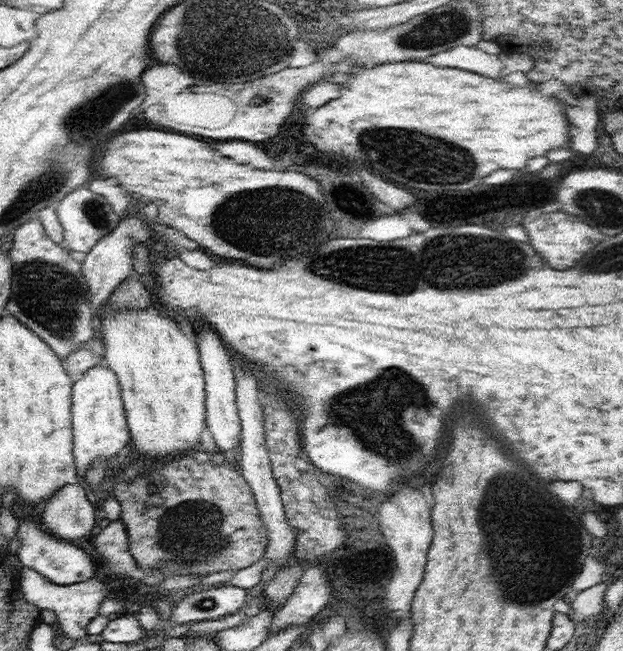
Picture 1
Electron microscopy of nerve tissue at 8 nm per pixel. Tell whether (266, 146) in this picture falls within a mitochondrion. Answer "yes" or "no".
no

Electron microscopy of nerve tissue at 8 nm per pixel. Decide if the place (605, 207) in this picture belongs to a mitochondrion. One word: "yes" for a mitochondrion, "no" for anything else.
yes

